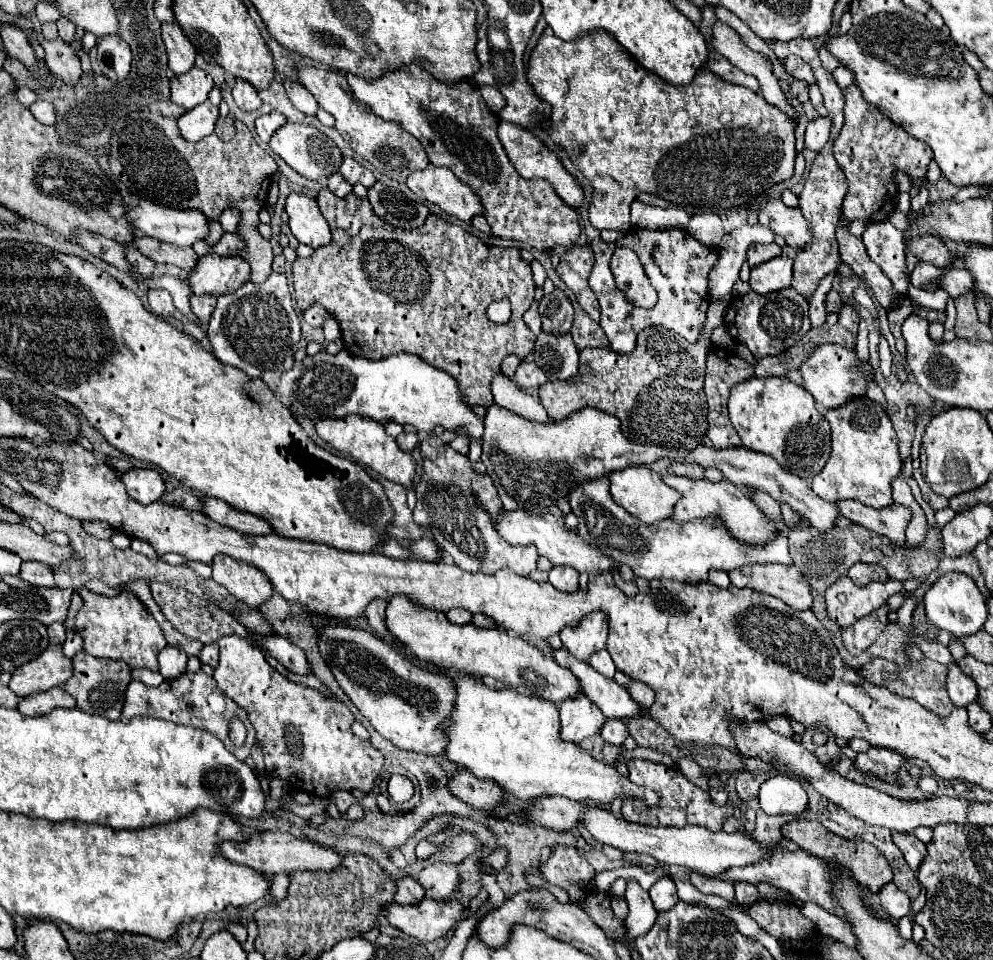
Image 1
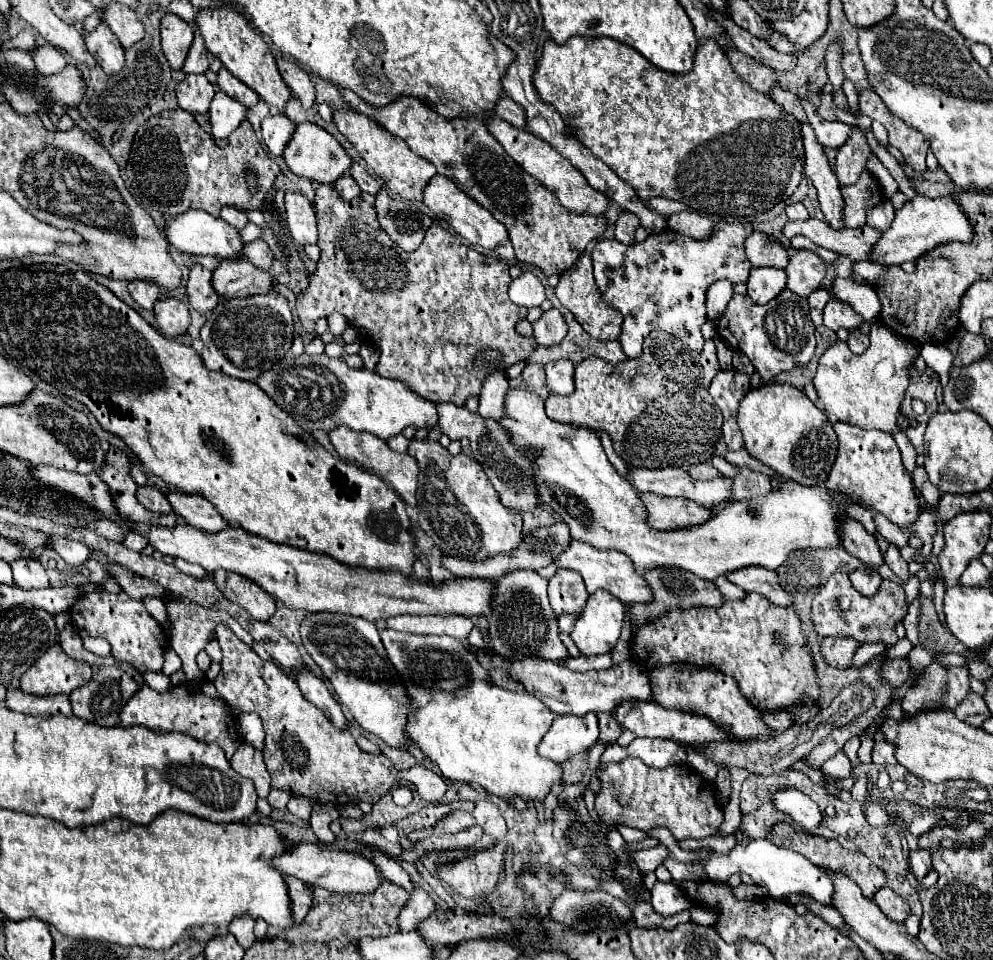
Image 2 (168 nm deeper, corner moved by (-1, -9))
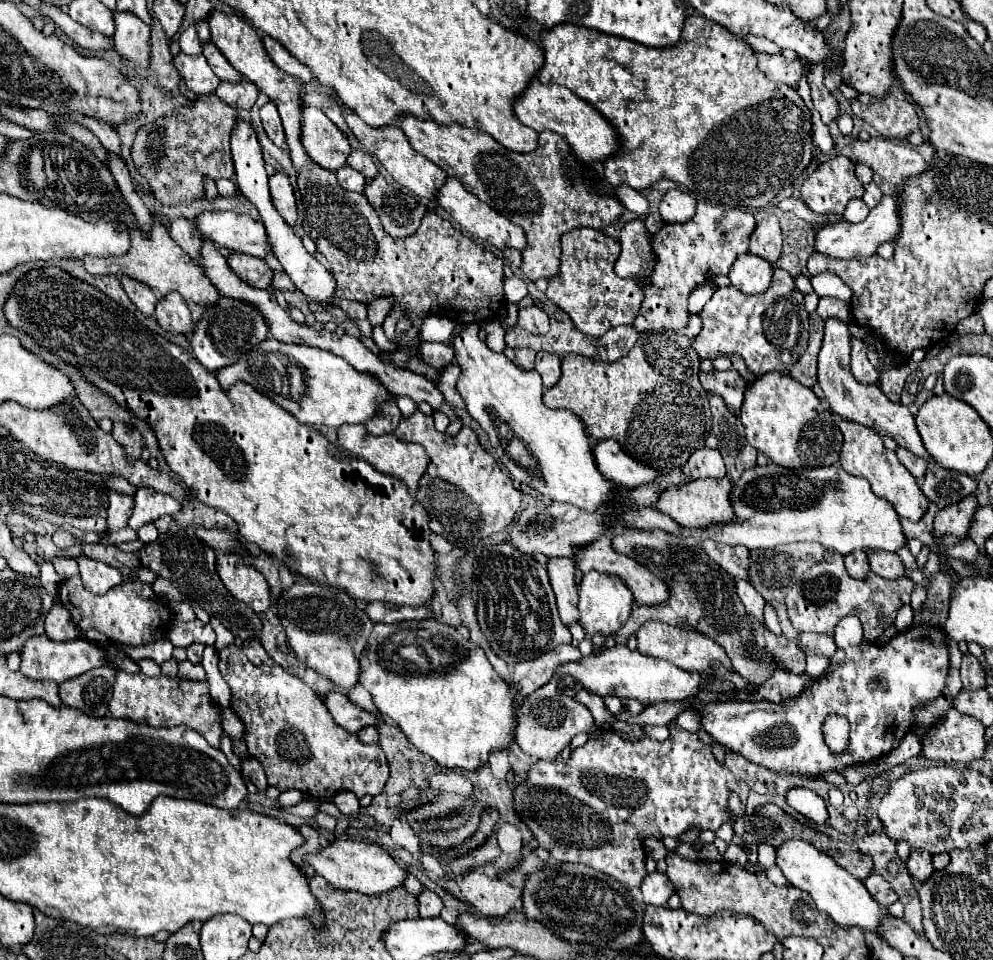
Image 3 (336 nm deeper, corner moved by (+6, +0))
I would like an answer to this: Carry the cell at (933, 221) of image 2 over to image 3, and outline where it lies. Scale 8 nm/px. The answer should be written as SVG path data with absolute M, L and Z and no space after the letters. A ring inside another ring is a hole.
M886 195L870 211L864 223L830 223L816 233L816 251L836 259L854 259L870 257L878 251L882 243L894 243L900 237L900 195Z

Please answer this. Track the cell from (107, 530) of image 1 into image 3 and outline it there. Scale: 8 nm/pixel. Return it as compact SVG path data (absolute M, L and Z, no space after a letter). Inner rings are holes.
M112 491L112 493L110 493L110 505L108 505L108 517L106 517L108 529L110 529L110 531L120 531L120 529L124 529L128 517L132 515L132 507L134 507L132 497L120 495L120 493L114 493L114 491Z

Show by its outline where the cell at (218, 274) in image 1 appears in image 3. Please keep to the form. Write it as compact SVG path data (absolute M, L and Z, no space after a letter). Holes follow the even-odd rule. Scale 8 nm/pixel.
M230 253L228 267L250 287L268 289L272 283L272 269L258 257L250 257L244 253Z

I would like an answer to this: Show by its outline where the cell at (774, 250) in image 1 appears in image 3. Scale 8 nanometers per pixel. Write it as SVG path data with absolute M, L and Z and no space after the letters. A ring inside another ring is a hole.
M776 215L764 217L750 235L750 253L766 259L768 263L776 263L782 251L782 231Z

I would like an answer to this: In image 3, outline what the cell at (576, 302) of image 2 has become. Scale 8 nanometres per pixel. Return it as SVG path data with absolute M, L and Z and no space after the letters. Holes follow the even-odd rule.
M576 229L562 237L560 271L550 279L546 297L564 309L574 325L592 337L604 335L616 325L630 325L642 303L642 291L632 279L622 279L614 271L620 243L596 229Z

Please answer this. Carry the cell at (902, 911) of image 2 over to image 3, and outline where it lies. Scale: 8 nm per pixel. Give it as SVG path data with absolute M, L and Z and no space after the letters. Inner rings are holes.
M872 873L866 881L864 881L866 889L870 891L870 895L878 901L878 905L882 907L890 907L894 901L898 901L896 891L890 887L888 881L884 881L878 873Z

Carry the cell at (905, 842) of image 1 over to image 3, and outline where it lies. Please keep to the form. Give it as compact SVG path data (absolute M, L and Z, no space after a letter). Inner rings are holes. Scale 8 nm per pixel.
M912 849L910 857L906 861L906 867L910 871L912 877L916 879L928 879L928 875L932 875L934 867L932 867L932 855L928 851L918 851Z

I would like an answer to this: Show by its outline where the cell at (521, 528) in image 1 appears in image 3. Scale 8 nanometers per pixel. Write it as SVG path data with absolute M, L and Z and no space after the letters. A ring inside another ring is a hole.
M604 535L604 539L596 539L594 543L588 543L588 547L574 547L574 561L576 567L586 575L588 571L598 571L604 575L614 575L620 581L624 581L628 585L628 589L632 591L632 597L638 605L658 605L664 603L664 599L668 597L668 585L660 579L656 579L646 567L642 567L640 563L636 563L632 557L616 553L612 547L612 539L608 539L608 535Z

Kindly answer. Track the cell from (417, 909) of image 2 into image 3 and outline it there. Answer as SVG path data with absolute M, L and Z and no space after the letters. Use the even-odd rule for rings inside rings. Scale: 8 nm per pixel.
M424 889L418 897L418 911L420 911L420 917L438 917L440 911L442 911L442 901L436 893Z

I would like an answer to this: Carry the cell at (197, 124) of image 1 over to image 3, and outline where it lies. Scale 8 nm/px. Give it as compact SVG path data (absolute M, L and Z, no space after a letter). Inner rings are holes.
M222 81L214 93L216 93L226 105L236 107L238 111L250 111L252 105L256 103L256 97L258 97L258 89L256 89L256 85L252 85L250 81L240 81L240 83L236 83L236 85Z

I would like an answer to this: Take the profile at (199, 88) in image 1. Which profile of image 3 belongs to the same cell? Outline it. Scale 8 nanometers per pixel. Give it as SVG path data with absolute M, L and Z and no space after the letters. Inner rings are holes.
M180 53L178 57L174 57L174 65L178 69L180 79L196 95L204 95L204 93L214 93L216 91L220 79L216 79L214 71L208 67L208 63L206 63L206 59L202 55L194 57L194 55Z

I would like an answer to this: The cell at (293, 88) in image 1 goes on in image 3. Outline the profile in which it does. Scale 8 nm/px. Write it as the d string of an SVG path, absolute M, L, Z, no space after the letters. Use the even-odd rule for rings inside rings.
M266 35L266 37L264 37L264 47L266 47L266 53L270 55L270 59L274 61L274 65L280 67L282 71L286 71L288 75L300 79L302 83L308 83L308 81L312 79L312 73L308 71L308 67L302 65L300 61L296 61L296 59L284 49L284 45L280 45L276 39L272 39L272 37Z

